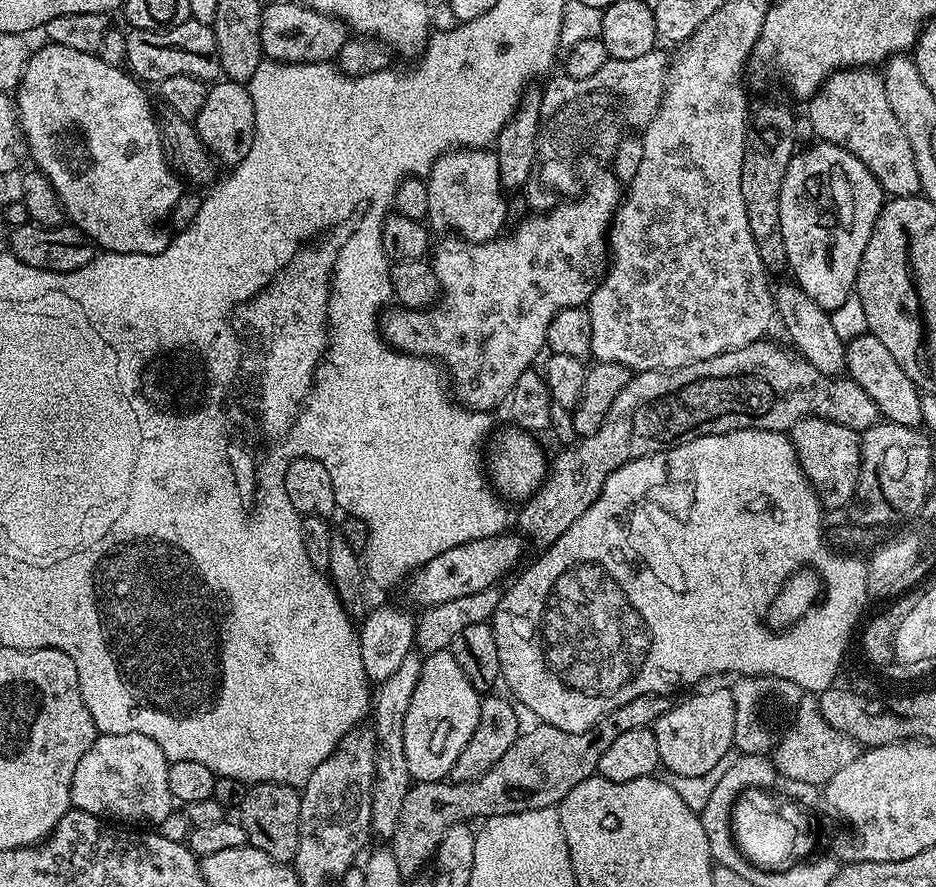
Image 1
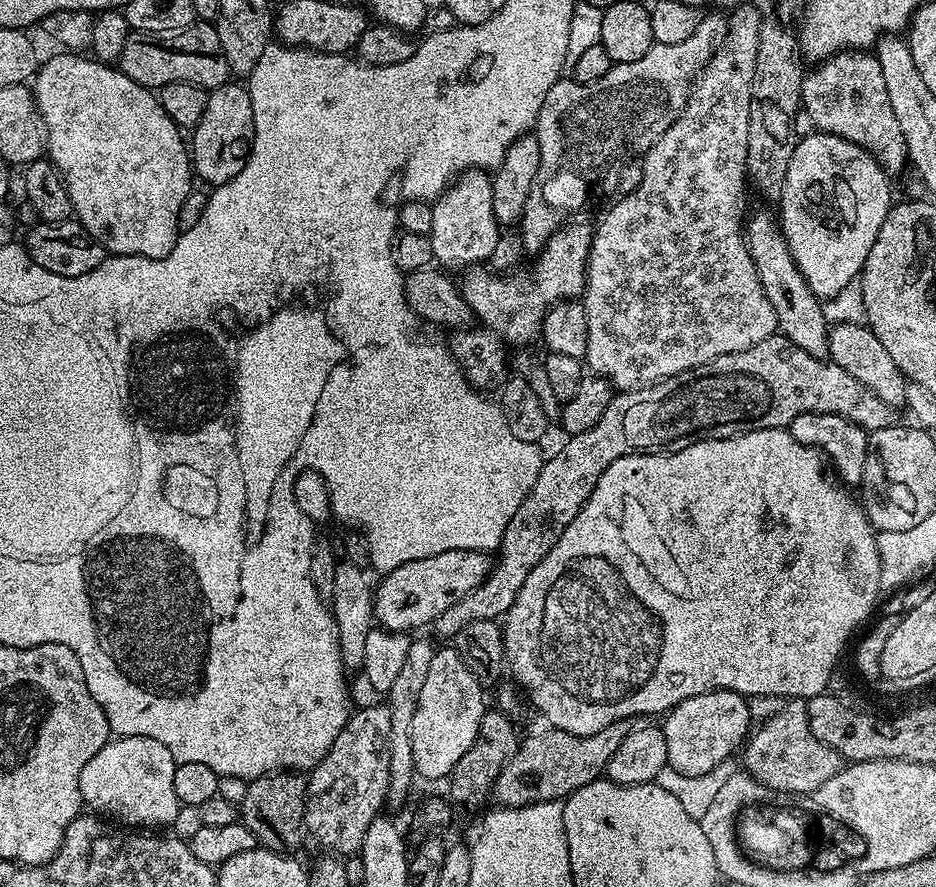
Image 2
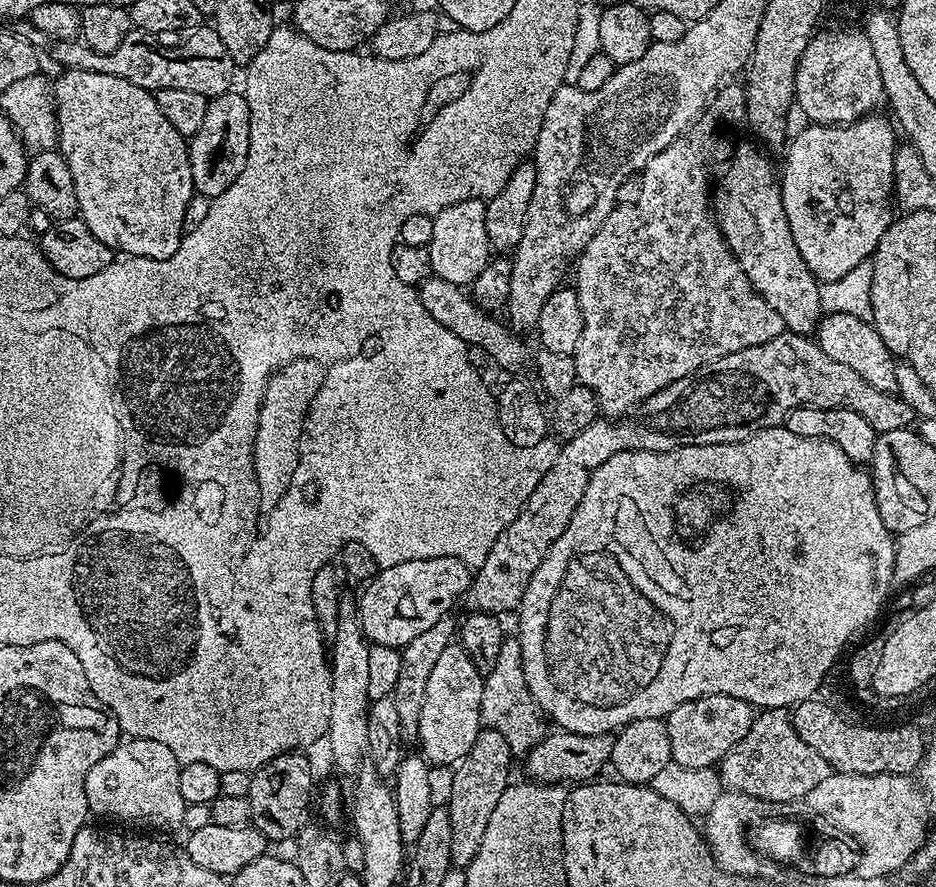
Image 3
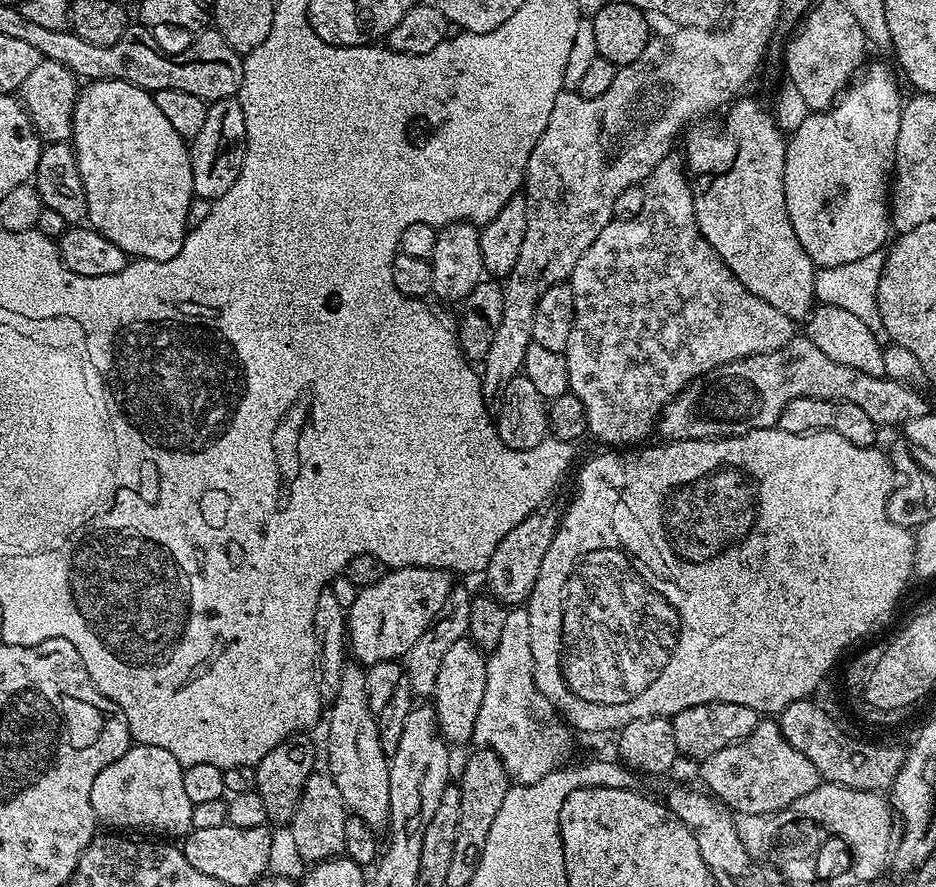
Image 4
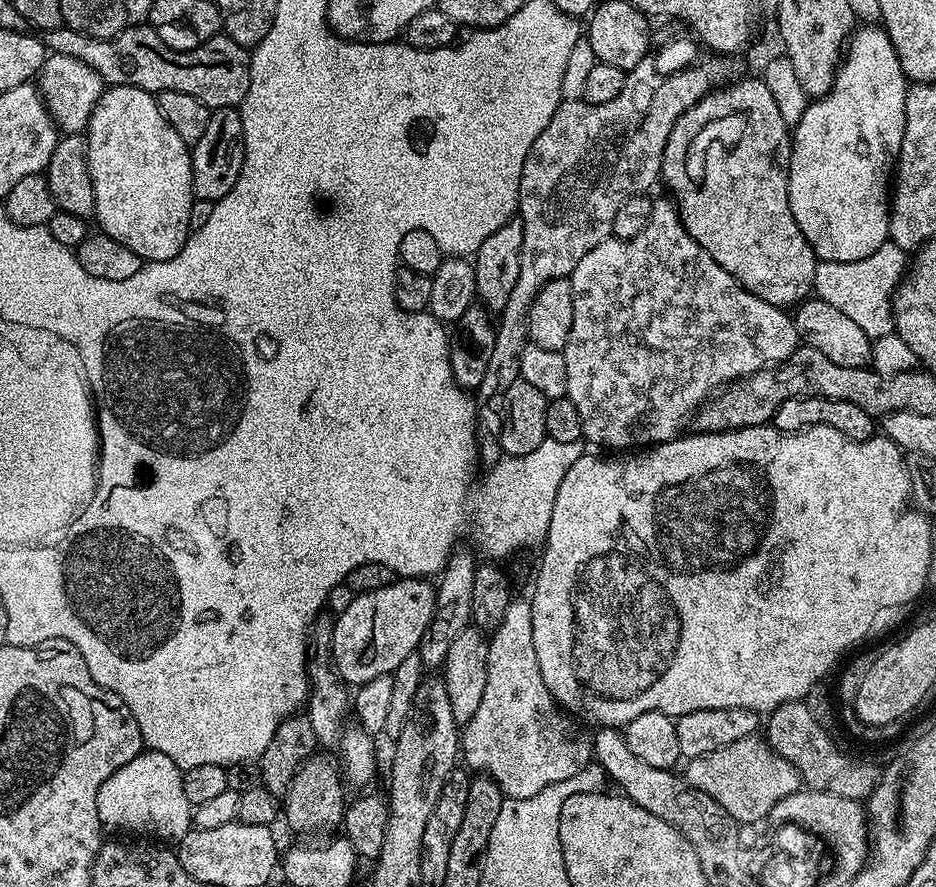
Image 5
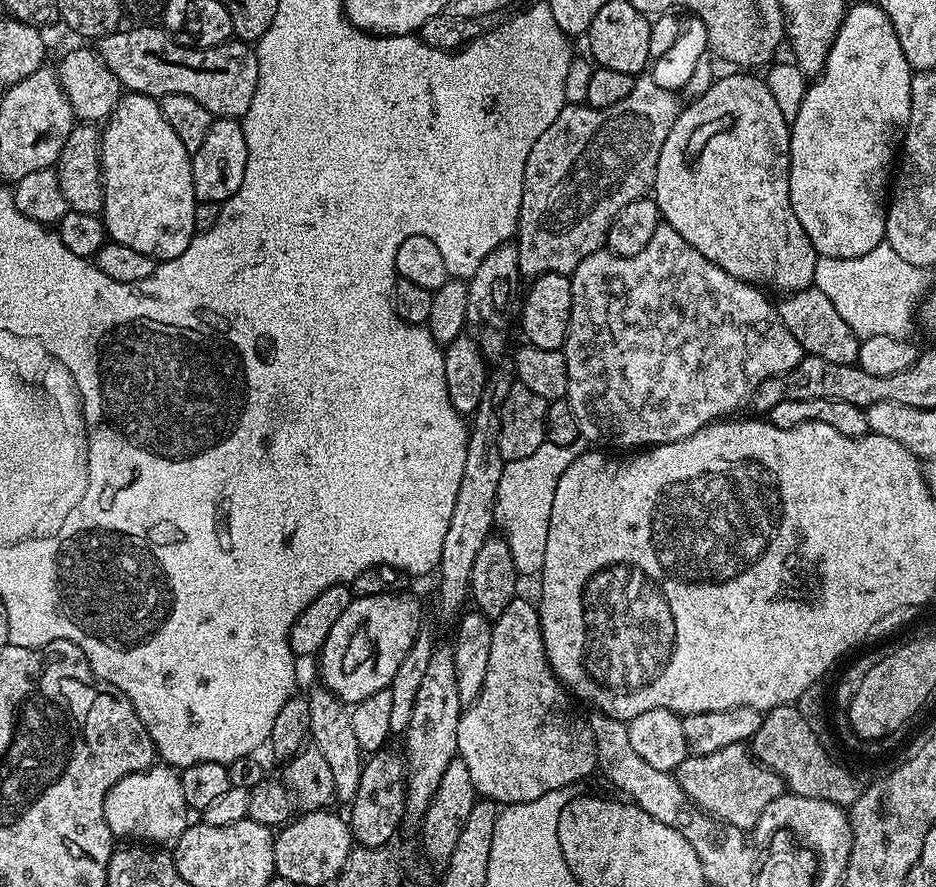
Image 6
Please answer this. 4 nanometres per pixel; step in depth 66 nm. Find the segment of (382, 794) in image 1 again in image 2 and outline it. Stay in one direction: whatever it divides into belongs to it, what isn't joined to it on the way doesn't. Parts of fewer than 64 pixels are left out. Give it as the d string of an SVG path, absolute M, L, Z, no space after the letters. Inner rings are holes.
M412 640L410 650L406 650L406 659L394 677L394 686L386 694L386 703L390 710L390 726L388 727L388 757L390 768L388 770L388 796L387 807L400 808L408 800L408 791L414 781L414 754L410 746L410 722L414 718L414 710L418 706L418 694L422 694L422 685L430 667L430 658L434 658L436 648L428 640Z

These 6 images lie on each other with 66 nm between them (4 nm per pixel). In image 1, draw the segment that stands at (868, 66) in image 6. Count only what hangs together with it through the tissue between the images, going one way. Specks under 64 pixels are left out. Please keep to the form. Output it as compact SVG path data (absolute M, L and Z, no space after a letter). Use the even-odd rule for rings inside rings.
M816 142L797 151L786 170L786 178L782 178L780 217L788 268L796 275L793 276L795 283L806 290L806 294L810 294L810 298L814 298L814 302L818 302L818 306L822 306L829 314L842 306L848 296L853 295L858 266L862 262L866 242L870 242L874 222L885 199L884 187L874 178L874 174L870 174L870 170L866 170L866 166L858 162L854 154L833 144Z

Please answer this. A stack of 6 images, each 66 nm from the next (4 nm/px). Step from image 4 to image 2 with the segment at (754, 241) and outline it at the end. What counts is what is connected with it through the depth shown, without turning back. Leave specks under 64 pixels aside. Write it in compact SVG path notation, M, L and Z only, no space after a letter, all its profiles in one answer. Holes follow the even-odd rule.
M760 212L753 216L751 213L746 220L746 239L754 258L754 266L758 270L758 278L762 282L762 290L766 290L770 306L774 306L779 331L790 342L794 342L794 346L802 346L806 354L827 357L830 325L824 316L824 305L821 297L816 296L814 290L810 290L806 278L802 278L802 270L798 270L790 254L783 228L773 217L771 220Z

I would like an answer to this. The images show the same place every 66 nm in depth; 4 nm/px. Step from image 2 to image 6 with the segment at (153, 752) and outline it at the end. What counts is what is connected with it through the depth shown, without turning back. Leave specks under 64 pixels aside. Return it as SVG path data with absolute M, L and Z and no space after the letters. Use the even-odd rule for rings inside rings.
M157 762L146 770L126 774L106 794L104 803L106 826L110 826L113 837L124 842L143 842L148 846L172 846L188 829L190 809L186 794L182 794L180 772Z

